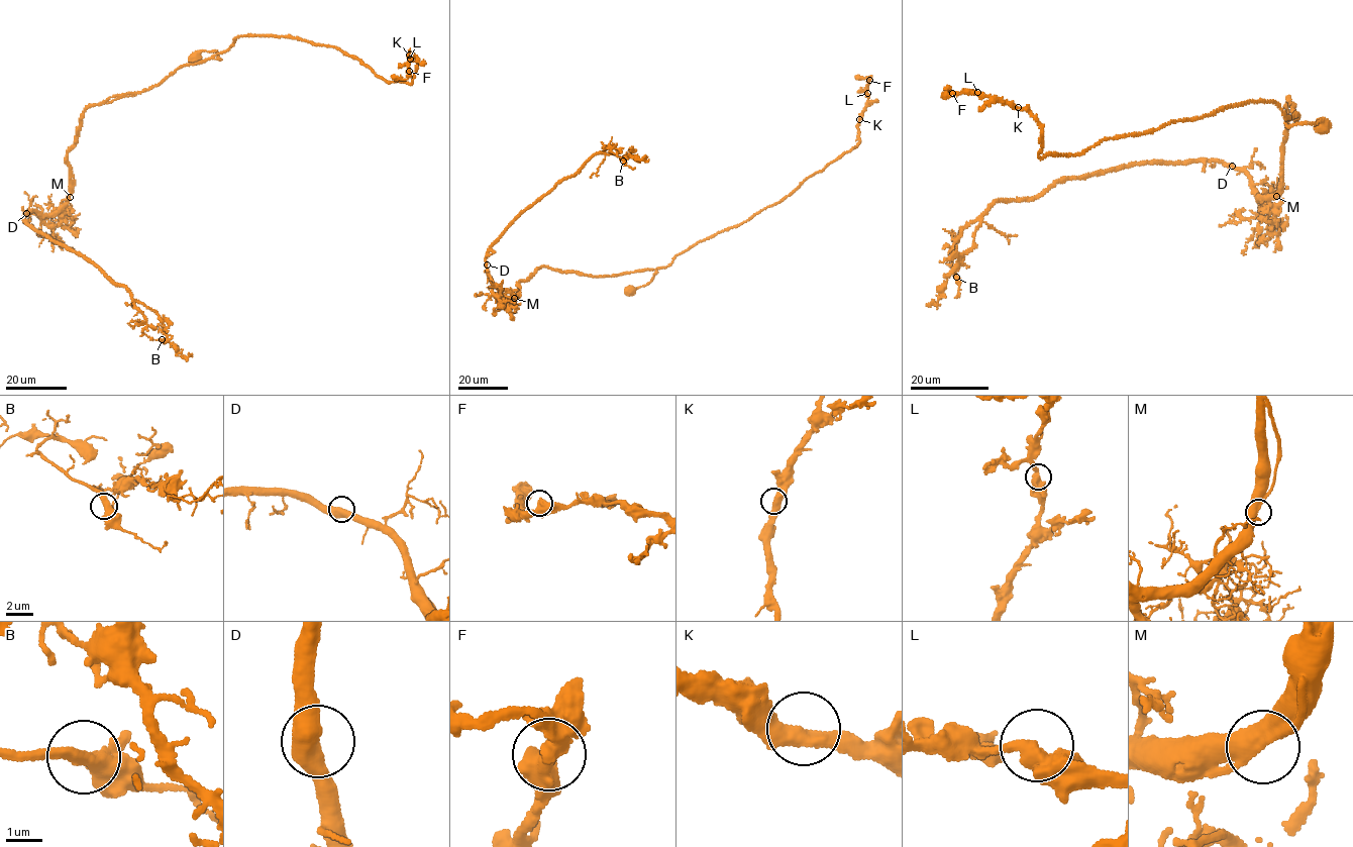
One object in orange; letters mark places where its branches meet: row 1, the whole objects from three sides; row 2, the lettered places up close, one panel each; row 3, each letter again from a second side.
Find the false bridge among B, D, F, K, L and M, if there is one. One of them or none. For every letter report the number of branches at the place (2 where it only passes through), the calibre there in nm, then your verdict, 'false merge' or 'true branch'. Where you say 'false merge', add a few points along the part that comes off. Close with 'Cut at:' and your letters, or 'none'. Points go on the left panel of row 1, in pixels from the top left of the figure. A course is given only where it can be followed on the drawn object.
B: branches 2; calibre 440 nm; true branch
D: branches 2; calibre 550 nm; true branch
F: branches 2; calibre 480 nm; true branch
K: branches 2; calibre 440 nm; true branch
L: branches 2; calibre 420 nm; true branch
M: branches 2; calibre 500 nm; true branch
Cut at: none

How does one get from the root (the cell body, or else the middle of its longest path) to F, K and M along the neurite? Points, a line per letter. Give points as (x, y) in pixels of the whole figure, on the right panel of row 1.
F: (1292, 113), (1295, 122), (1278, 104), (1250, 101), (1042, 159), (1041, 127), (1027, 111), (952, 93)
K: (1292, 113), (1295, 122), (1278, 104), (1250, 101), (1042, 159), (1041, 127), (1018, 107)
M: (1292, 113), (1294, 103), (1287, 99), (1286, 137), (1282, 149), (1281, 185), (1276, 196)

